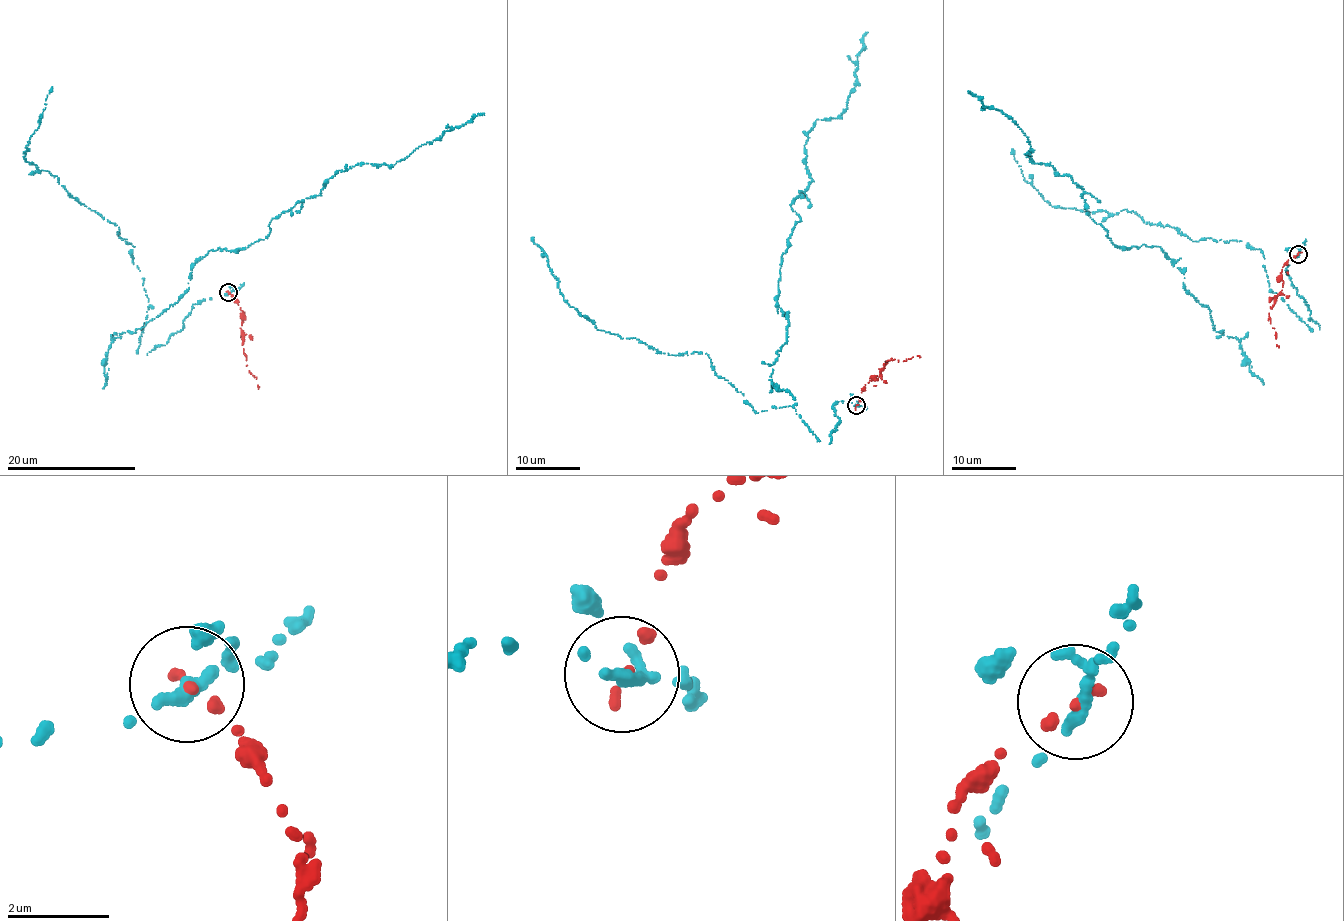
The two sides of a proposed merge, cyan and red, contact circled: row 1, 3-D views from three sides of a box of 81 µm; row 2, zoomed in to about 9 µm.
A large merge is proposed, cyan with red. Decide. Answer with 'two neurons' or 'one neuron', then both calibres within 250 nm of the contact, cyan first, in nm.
two neurons | 220/180 nm

